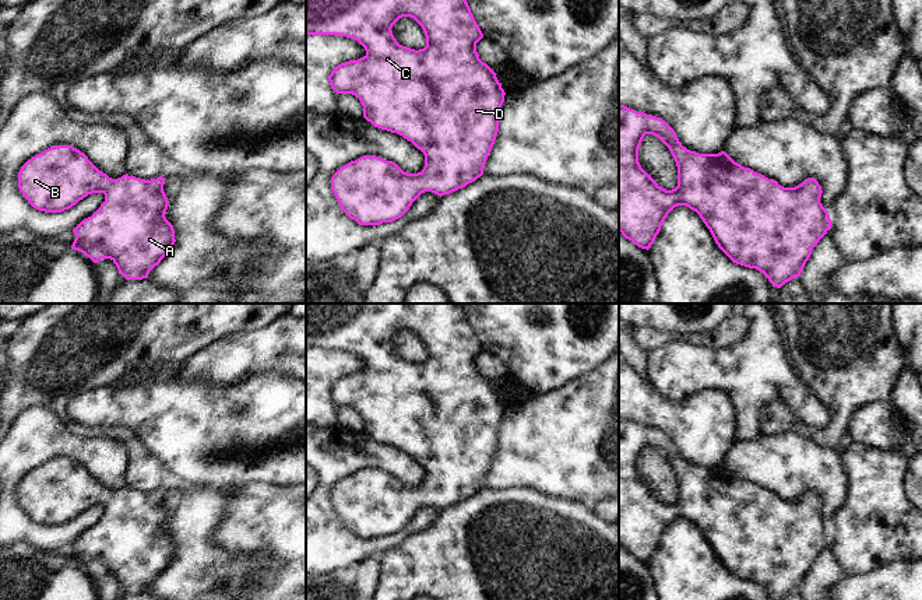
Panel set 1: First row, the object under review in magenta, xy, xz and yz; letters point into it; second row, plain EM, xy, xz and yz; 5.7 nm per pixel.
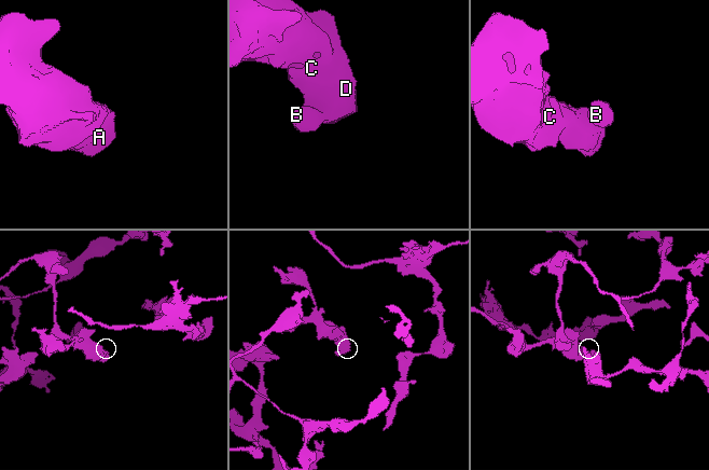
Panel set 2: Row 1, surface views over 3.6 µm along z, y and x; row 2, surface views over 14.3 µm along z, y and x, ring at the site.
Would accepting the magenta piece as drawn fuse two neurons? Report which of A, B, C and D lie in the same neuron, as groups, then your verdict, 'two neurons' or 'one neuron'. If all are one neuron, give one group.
A B C D; one neuron

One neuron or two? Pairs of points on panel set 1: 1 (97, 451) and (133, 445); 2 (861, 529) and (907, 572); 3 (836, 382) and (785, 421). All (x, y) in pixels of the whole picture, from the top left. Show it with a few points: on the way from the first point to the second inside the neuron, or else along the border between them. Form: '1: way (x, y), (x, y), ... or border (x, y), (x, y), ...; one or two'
1: border (97, 435), (113, 438), (126, 446), (127, 480); two
2: border (907, 561), (883, 564), (866, 575); two
3: way (836, 404), (836, 423), (824, 434), (808, 434); one

